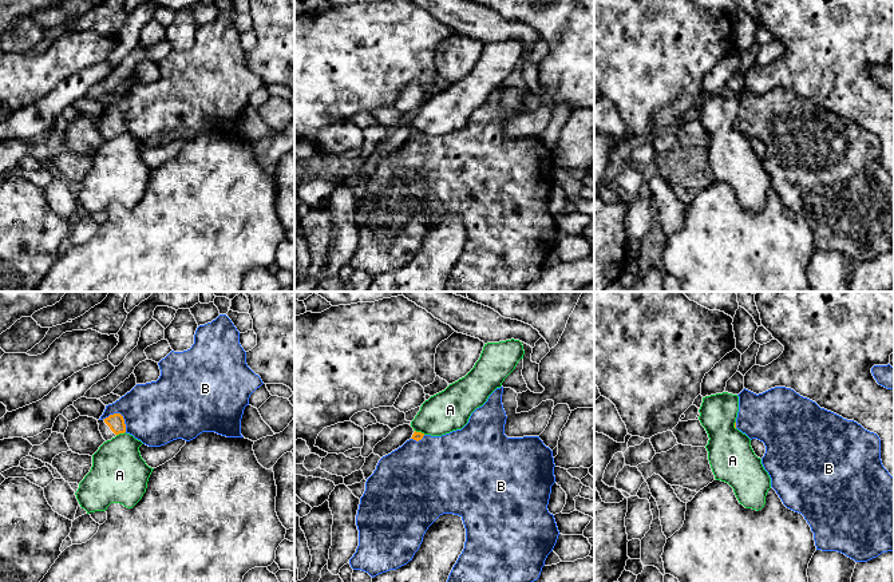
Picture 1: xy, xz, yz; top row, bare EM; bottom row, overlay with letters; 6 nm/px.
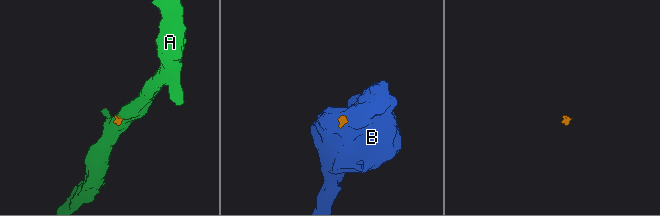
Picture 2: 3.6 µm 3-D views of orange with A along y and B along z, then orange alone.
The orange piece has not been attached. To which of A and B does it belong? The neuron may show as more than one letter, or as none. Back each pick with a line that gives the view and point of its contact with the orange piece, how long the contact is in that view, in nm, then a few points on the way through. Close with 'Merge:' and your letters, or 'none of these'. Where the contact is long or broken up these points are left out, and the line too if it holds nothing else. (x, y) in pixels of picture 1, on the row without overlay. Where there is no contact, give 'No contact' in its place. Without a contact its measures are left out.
B: Touches orange at xy (119, 114). Shared border 170 nm. Path across: xy (115, 122), (119, 114), (158, 113)
Merge: B

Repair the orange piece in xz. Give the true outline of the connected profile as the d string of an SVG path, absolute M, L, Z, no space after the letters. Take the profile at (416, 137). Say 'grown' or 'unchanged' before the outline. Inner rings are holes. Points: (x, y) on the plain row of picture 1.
grown; M503 87L497 88L487 102L471 114L462 130L442 136L415 131L401 147L379 161L360 198L356 215L359 246L349 260L353 270L365 272L373 278L407 265L419 250L428 227L440 215L454 214L463 221L466 242L444 292L526 292L526 286L539 278L559 235L554 215L547 210L551 186L555 183L553 151L539 136L505 135L507 116L502 94Z

